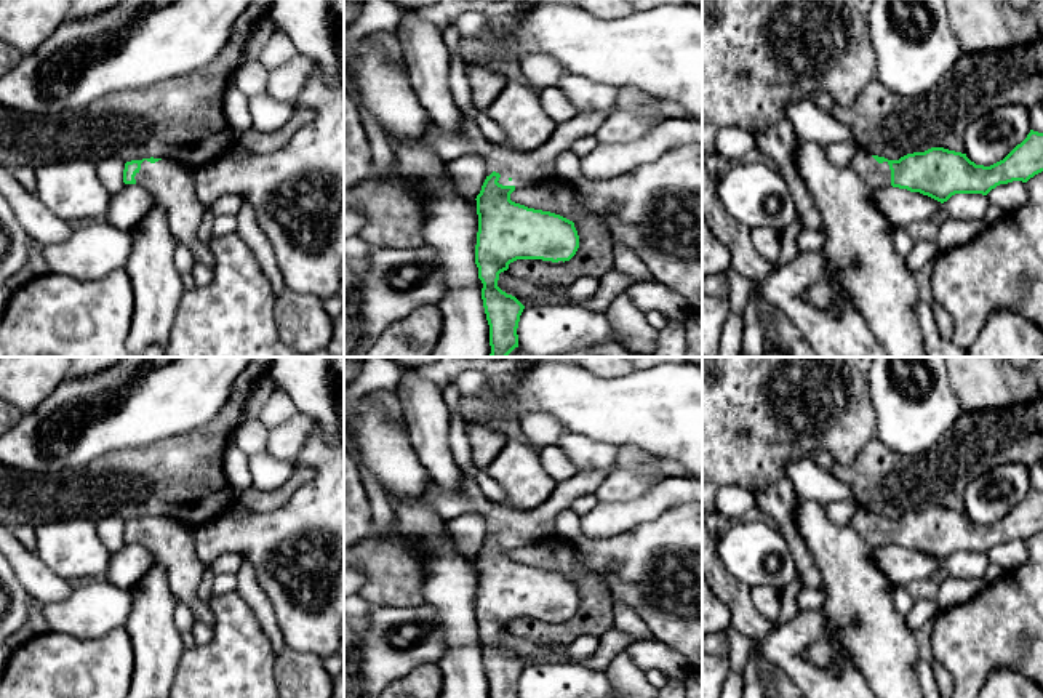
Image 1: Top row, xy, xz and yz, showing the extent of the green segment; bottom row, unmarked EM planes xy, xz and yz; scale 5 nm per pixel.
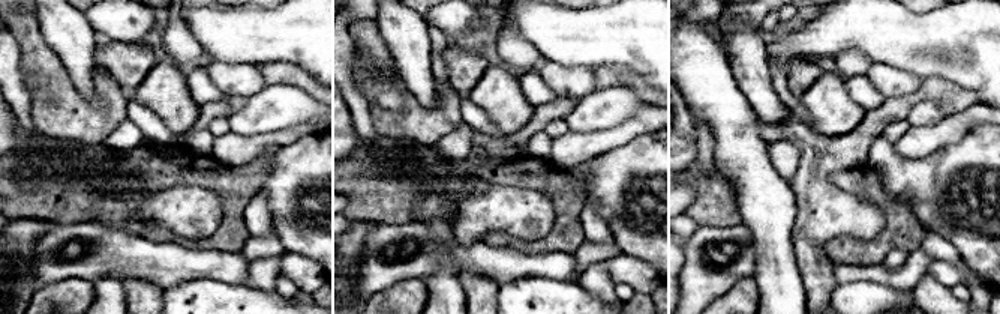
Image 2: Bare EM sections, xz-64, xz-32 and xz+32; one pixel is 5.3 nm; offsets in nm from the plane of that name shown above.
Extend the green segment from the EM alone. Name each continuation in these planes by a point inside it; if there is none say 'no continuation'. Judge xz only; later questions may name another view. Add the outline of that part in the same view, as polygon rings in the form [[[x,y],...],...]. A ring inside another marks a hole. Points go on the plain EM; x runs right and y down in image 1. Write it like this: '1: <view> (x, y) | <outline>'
1: xz (527, 527) | [[[624,445],[611,467],[577,471],[573,477],[558,482],[552,496],[533,511],[515,511],[491,503],[472,475],[462,474],[461,485],[453,490],[440,488],[432,477],[424,491],[424,504],[430,506],[443,520],[480,512],[491,530],[501,533],[499,543],[520,549],[555,536],[555,520],[563,509],[574,507],[582,495],[595,493],[613,469],[629,469],[649,464],[661,477],[691,477],[675,459],[661,459],[635,445]]]

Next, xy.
1: xy (171, 543) | [[[165,517],[155,522],[144,519],[134,538],[166,568],[173,596],[190,607],[194,620],[213,629],[214,613],[197,594],[208,567],[195,554],[194,528]]]

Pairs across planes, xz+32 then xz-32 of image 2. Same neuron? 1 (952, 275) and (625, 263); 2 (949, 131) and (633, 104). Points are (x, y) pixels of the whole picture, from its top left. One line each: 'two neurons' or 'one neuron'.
1: one neuron
2: two neurons

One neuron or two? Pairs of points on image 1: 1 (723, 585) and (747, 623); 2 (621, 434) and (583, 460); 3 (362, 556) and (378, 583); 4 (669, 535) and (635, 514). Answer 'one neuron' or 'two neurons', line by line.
1: one neuron
2: two neurons
3: one neuron
4: two neurons

